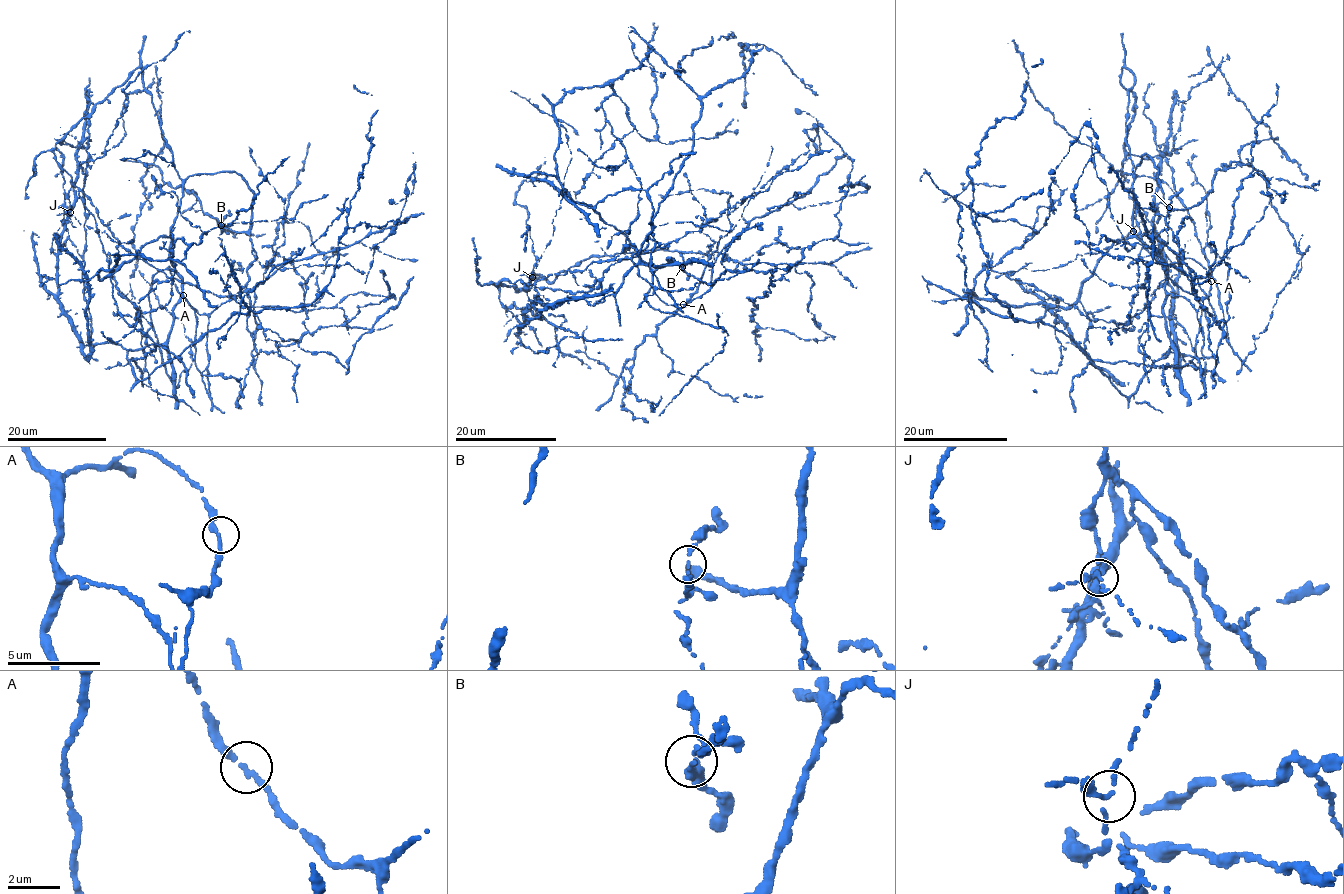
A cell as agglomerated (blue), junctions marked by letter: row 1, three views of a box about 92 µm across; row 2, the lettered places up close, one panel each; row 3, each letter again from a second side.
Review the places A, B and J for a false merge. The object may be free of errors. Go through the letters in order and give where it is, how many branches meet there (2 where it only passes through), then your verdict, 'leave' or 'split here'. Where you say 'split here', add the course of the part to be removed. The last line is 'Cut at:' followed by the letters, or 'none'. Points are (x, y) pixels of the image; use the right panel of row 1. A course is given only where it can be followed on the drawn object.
A: place (1211, 281); branches 2; leave
B: place (1169, 207); branches 2; leave
J: place (1133, 231); branches 2; split here; course (1133, 231), (1115, 245), (1077, 255), (1072, 262), (1049, 269), (1032, 270), (1024, 267), (995, 277)
Cut at: J

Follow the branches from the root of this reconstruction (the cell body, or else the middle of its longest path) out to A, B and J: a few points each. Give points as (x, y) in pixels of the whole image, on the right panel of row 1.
A: (1138, 163), (1132, 183), (1136, 236), (1166, 265), (1187, 257), (1206, 269), (1211, 281)
B: (1138, 163), (1125, 68), (1139, 287), (1169, 207)
J: (1138, 163), (1133, 174), (1125, 68), (1135, 112), (1121, 174), (1141, 217), (1133, 231)

